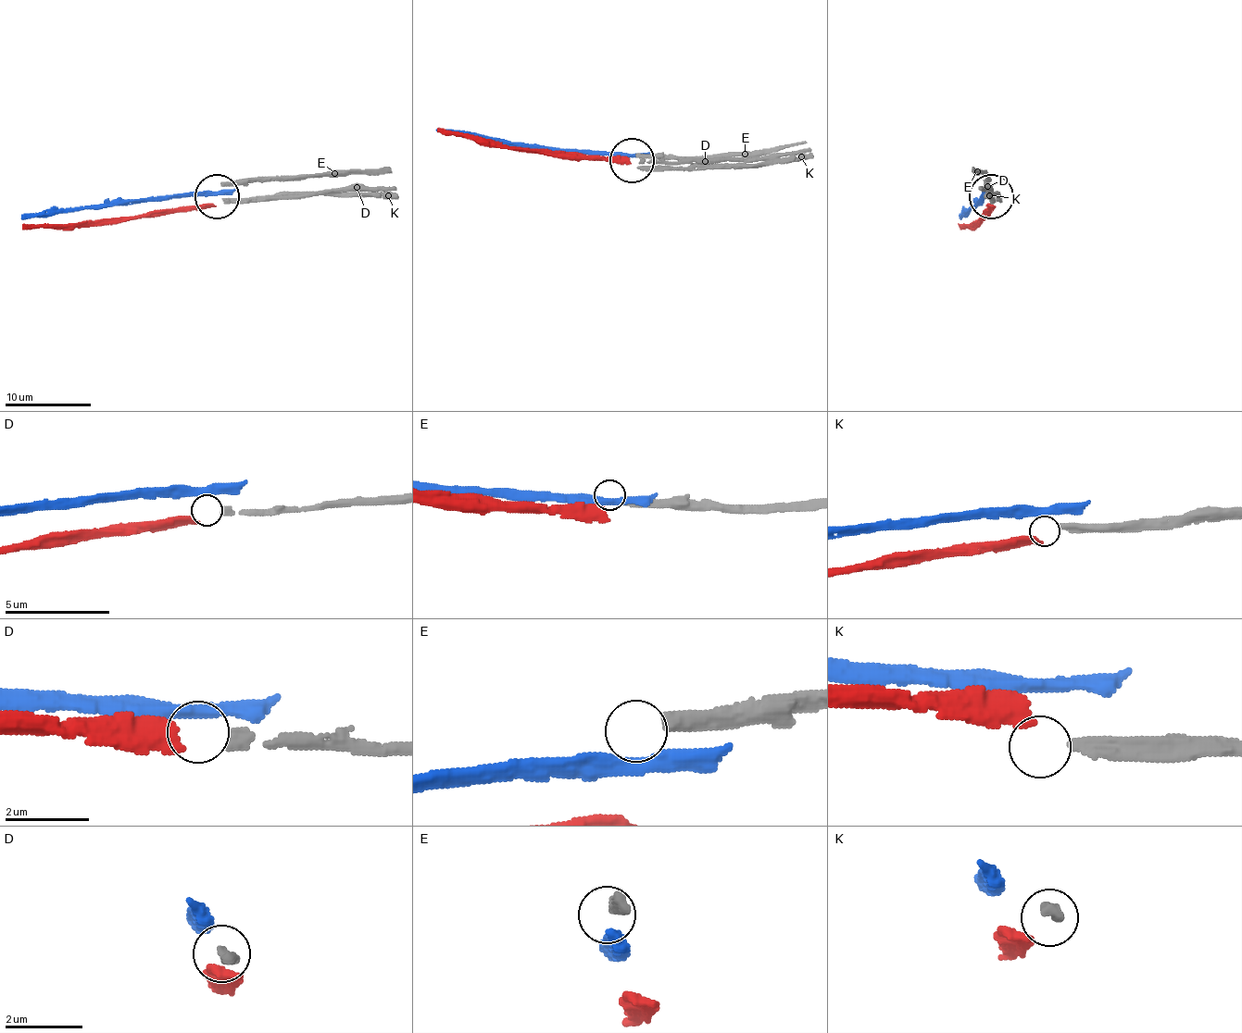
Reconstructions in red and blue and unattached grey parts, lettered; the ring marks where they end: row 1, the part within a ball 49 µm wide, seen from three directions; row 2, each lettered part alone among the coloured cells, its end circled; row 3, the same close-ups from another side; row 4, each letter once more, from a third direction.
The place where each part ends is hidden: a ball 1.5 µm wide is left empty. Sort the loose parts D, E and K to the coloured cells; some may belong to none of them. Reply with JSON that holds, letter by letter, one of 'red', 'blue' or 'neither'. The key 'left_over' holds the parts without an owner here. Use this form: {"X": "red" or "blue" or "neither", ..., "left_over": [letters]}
{"D": "neither", "E": "neither", "K": "neither", "left_over": ["D", "E", "K"]}

